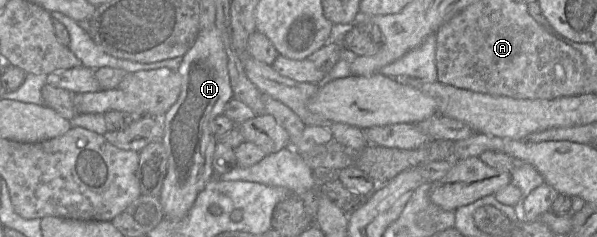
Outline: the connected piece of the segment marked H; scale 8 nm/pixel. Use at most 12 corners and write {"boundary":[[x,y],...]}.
{"boundary":[[200,30],[160,118],[165,218],[214,177],[211,124],[234,96],[221,31]]}

